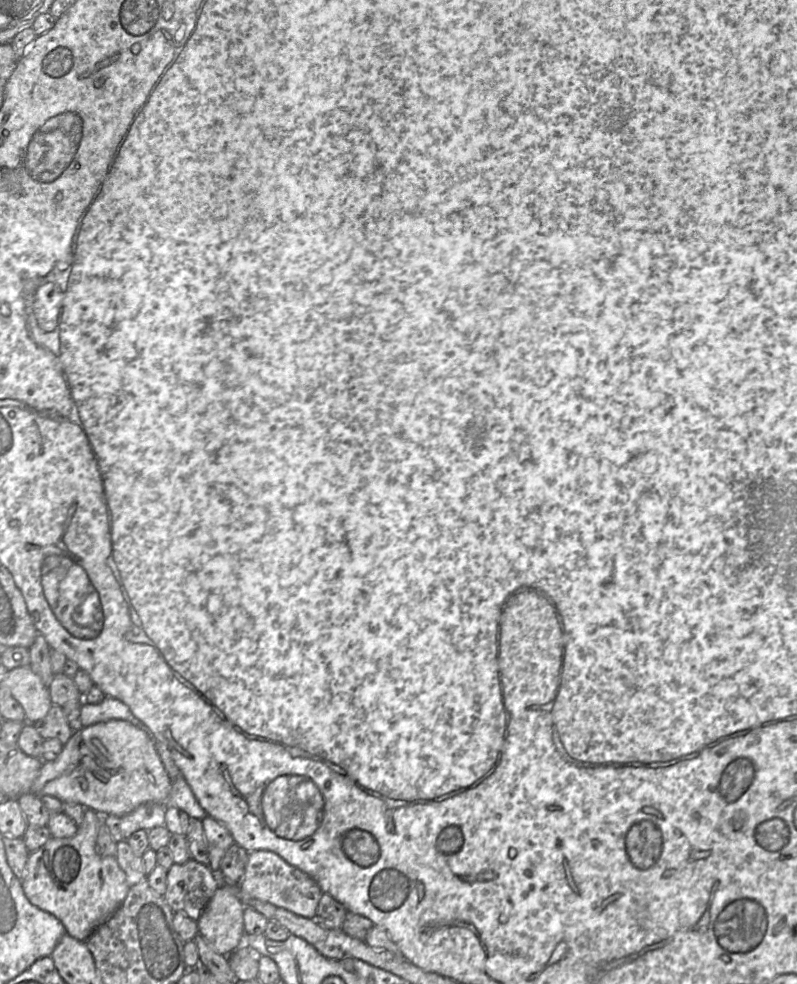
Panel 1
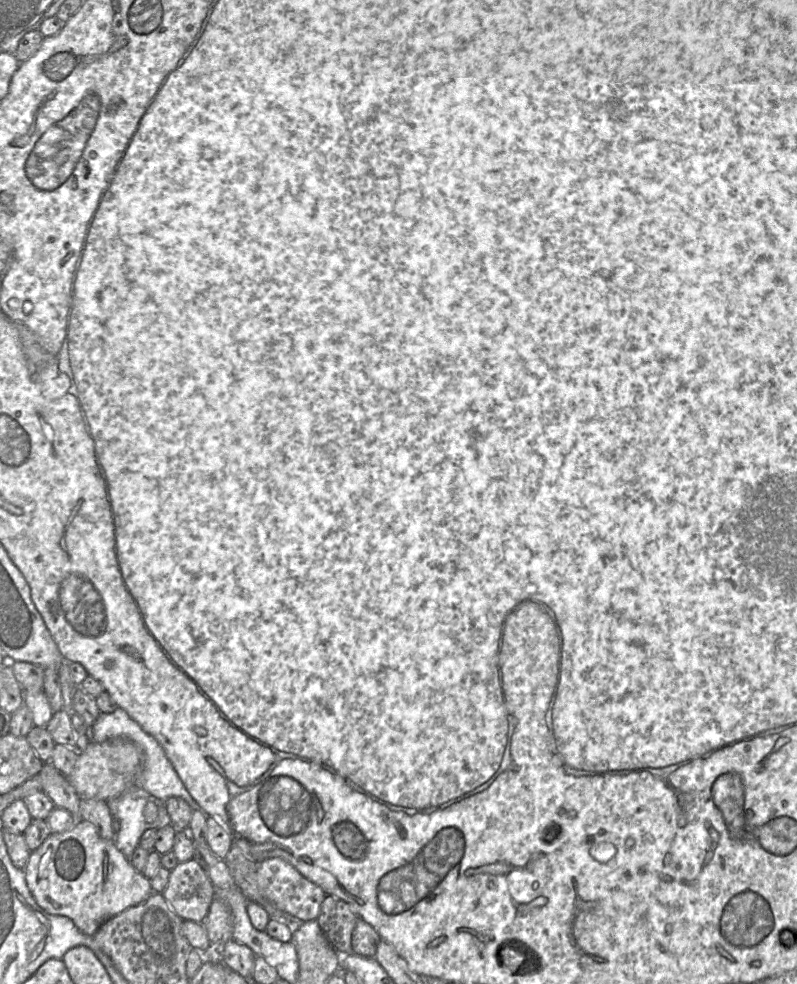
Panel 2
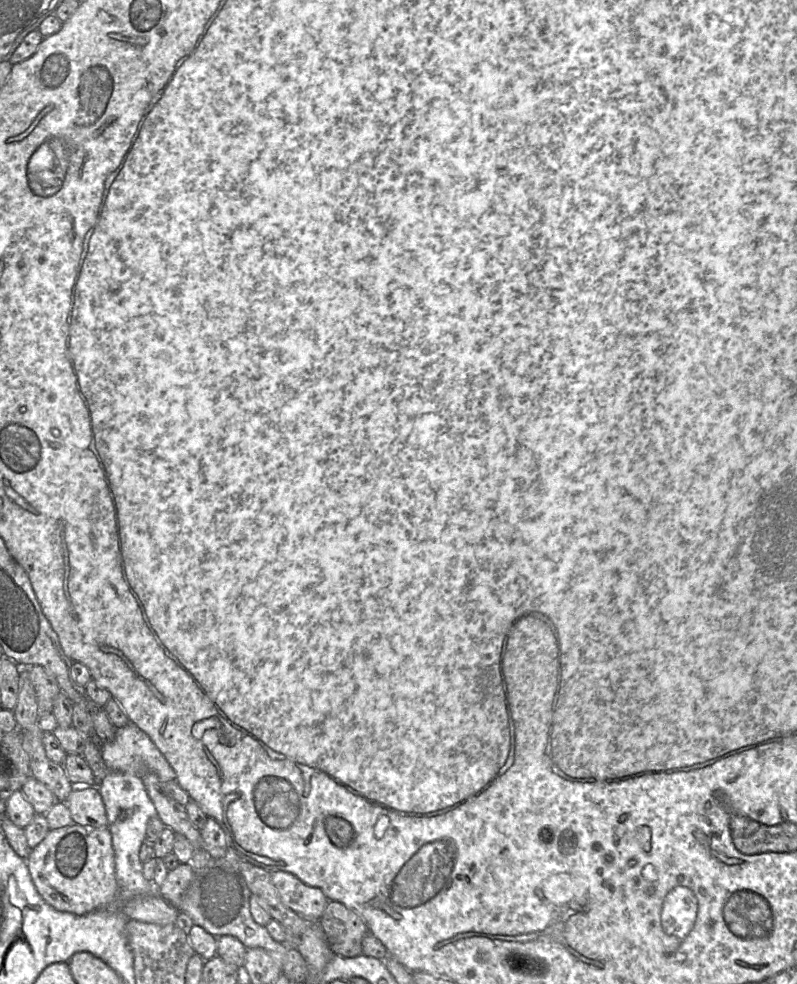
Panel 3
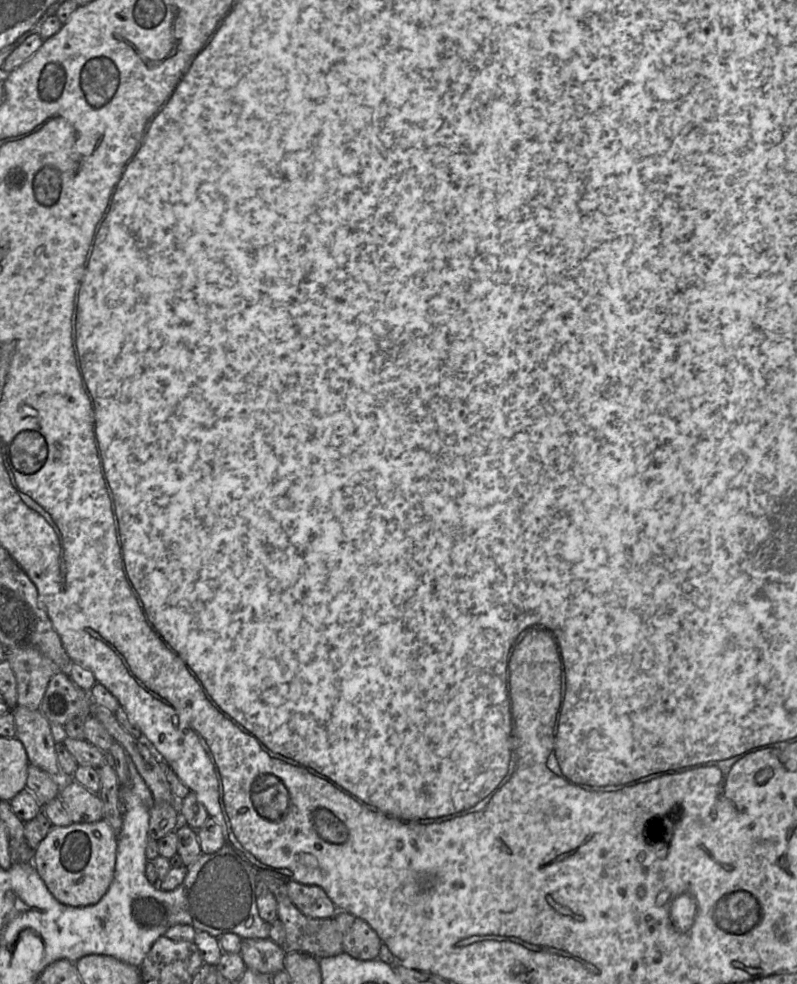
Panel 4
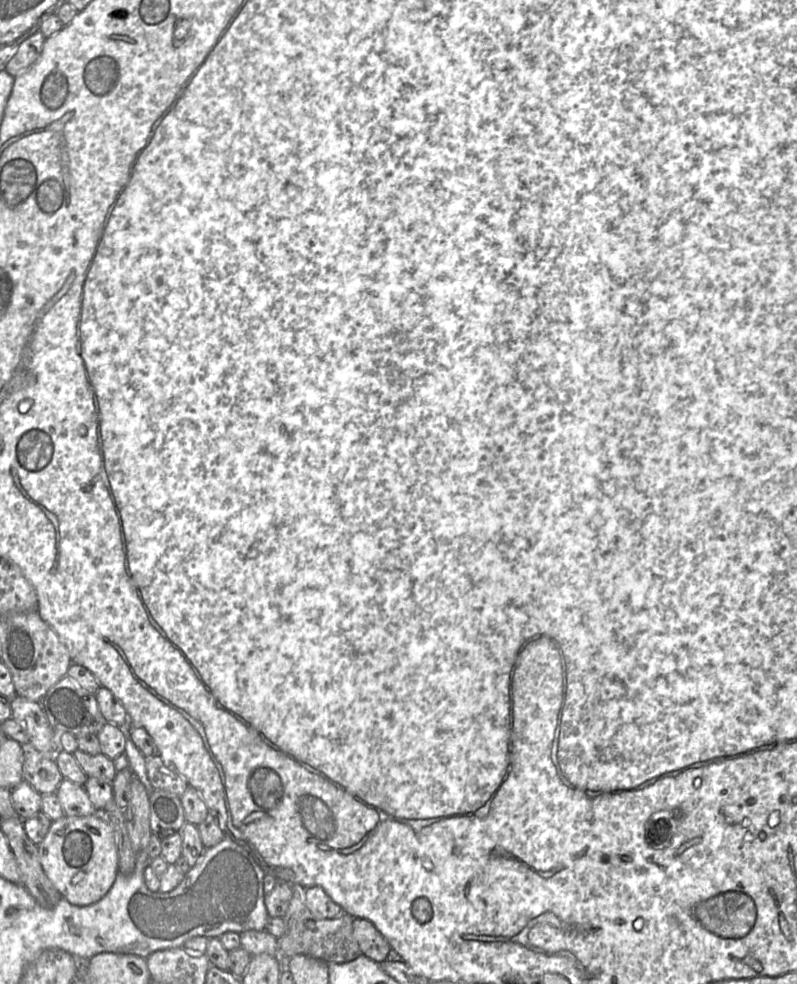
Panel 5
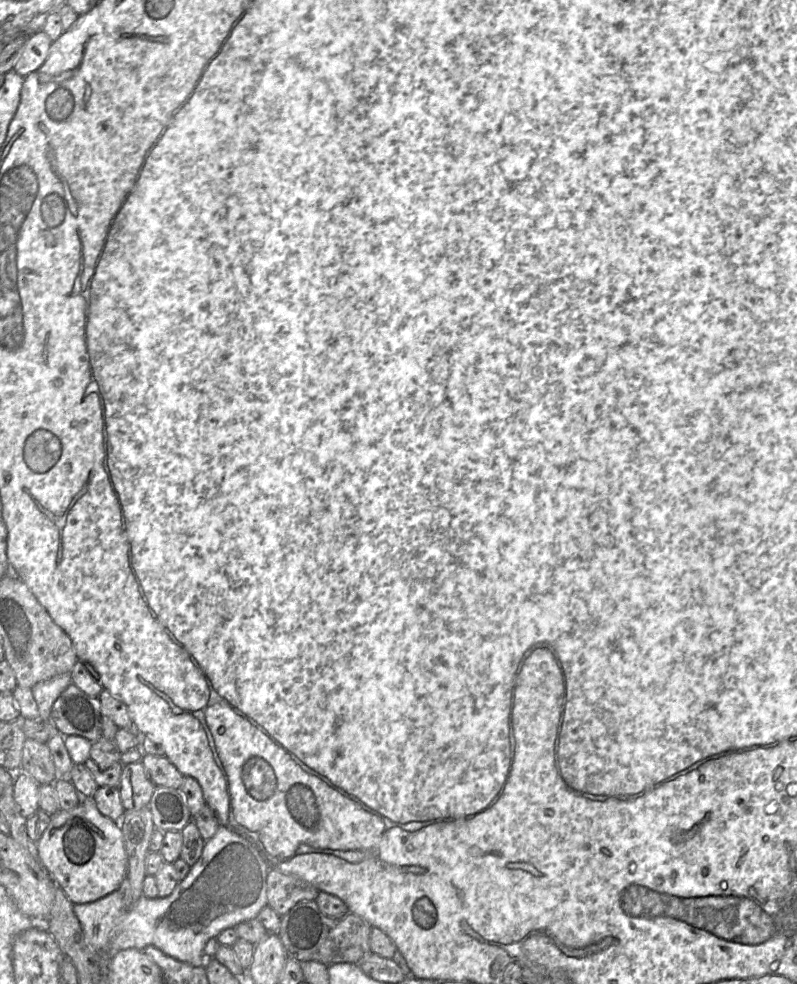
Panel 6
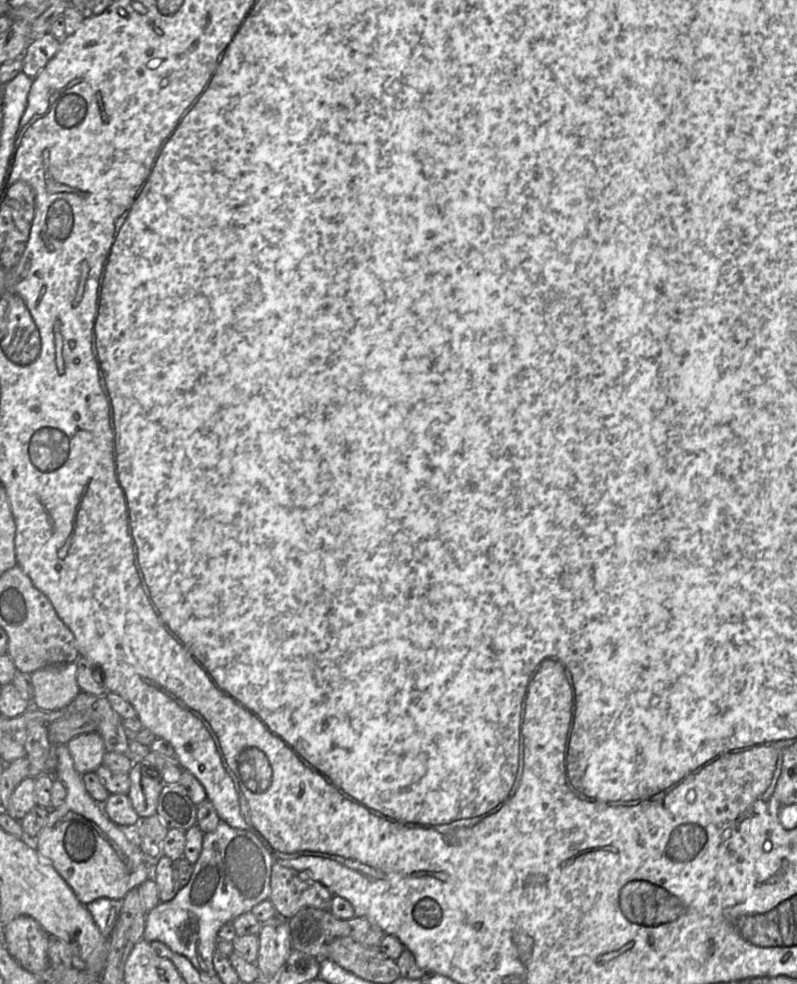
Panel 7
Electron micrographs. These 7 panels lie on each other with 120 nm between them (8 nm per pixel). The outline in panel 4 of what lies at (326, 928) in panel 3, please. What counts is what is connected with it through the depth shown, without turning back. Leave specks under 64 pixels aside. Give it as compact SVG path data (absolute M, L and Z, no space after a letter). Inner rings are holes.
M337 911L334 918L342 935L343 952L358 960L378 958L382 940L366 921L345 911Z

